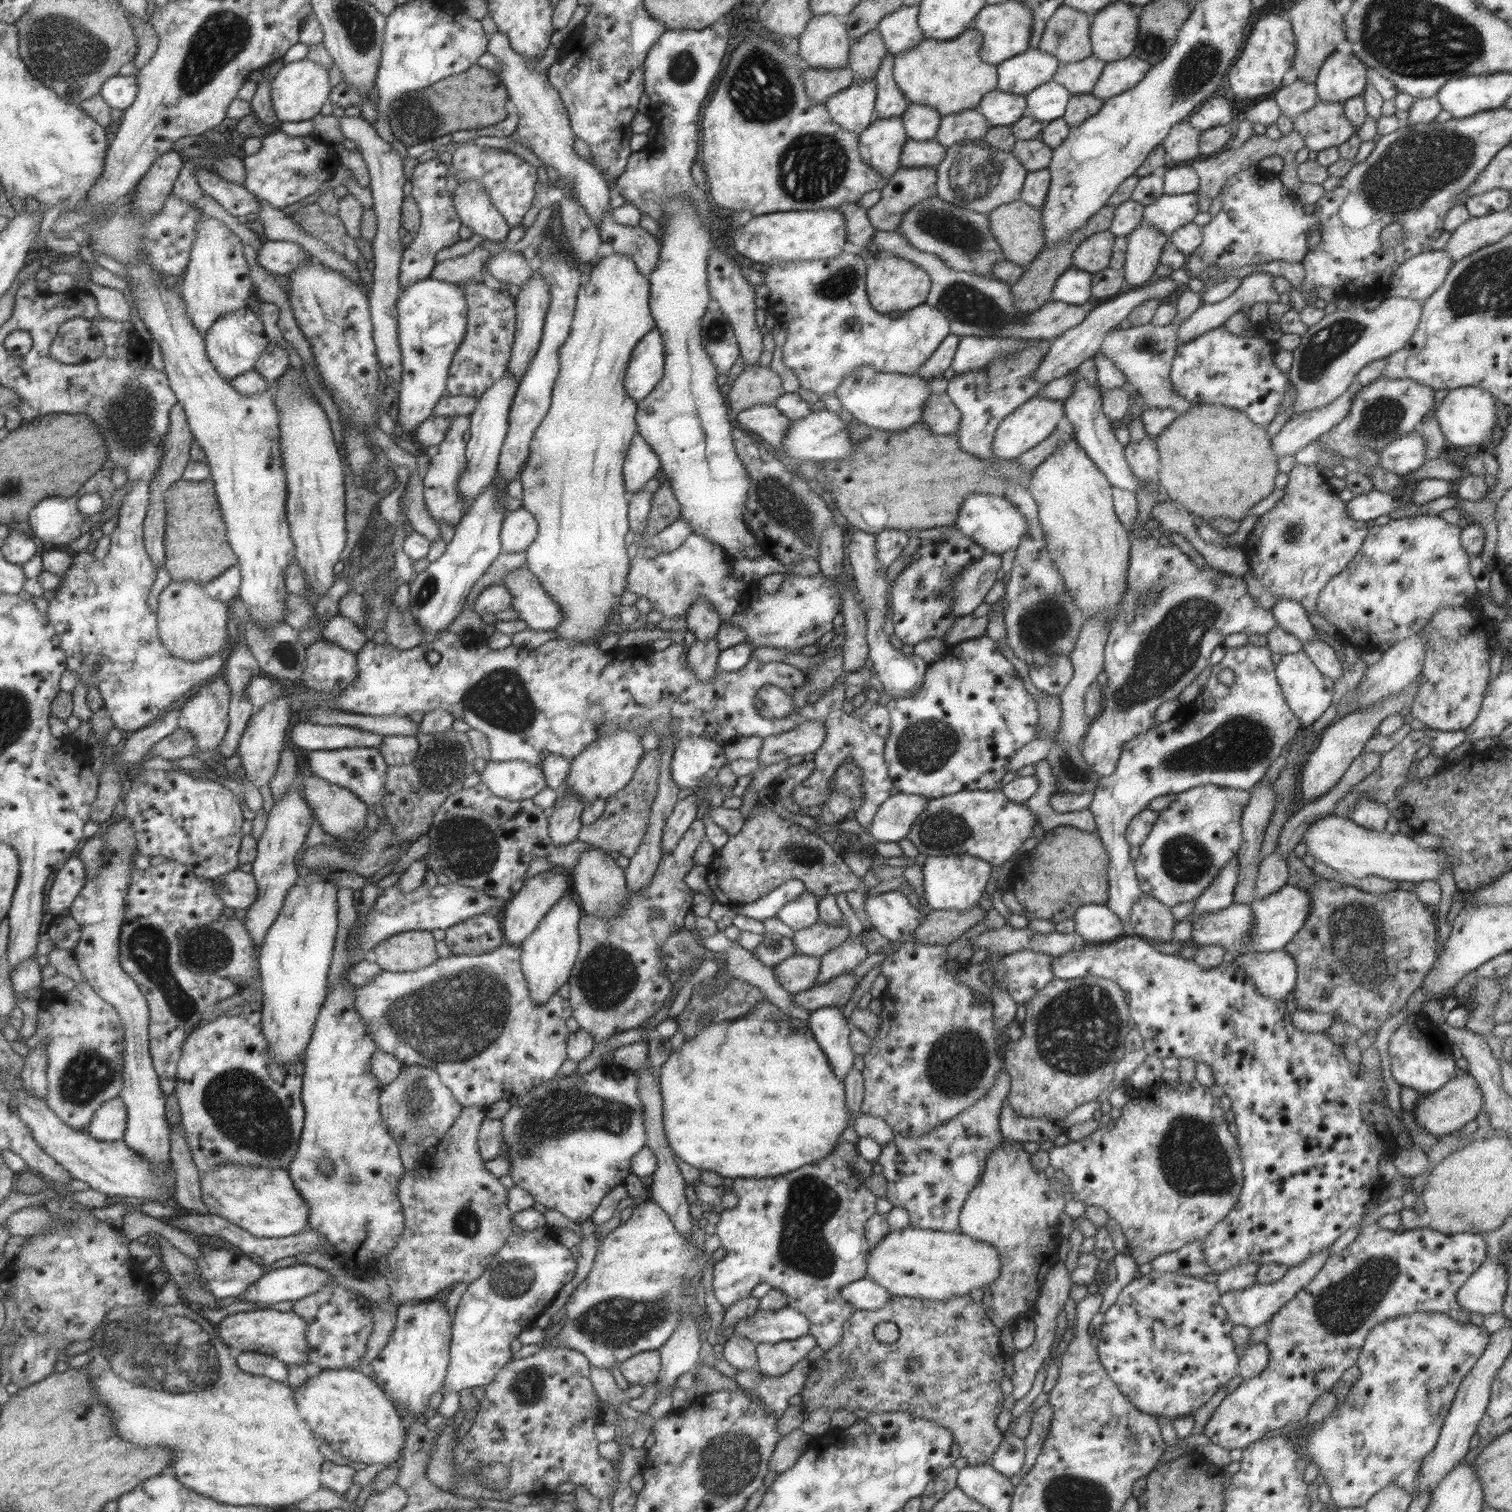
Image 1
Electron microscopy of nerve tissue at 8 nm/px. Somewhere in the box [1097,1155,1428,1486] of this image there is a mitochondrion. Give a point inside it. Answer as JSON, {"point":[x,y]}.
{"point":[1343,1307]}

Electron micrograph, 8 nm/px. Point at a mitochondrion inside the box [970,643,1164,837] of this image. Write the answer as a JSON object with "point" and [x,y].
{"point":[1069,769]}

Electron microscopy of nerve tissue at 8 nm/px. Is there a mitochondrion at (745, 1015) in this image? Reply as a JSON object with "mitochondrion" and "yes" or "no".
{"mitochondrion":"no"}

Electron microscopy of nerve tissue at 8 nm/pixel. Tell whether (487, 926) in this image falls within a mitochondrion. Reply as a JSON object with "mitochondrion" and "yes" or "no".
{"mitochondrion":"no"}

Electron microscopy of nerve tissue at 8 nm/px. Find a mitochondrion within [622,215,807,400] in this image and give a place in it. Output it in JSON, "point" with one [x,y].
{"point":[716,329]}

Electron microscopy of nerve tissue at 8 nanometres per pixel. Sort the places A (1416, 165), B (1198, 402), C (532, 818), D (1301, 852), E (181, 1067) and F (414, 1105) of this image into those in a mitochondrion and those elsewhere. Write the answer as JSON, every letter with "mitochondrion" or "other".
{"A":"mitochondrion","B":"other","C":"other","D":"other","E":"other","F":"mitochondrion"}

